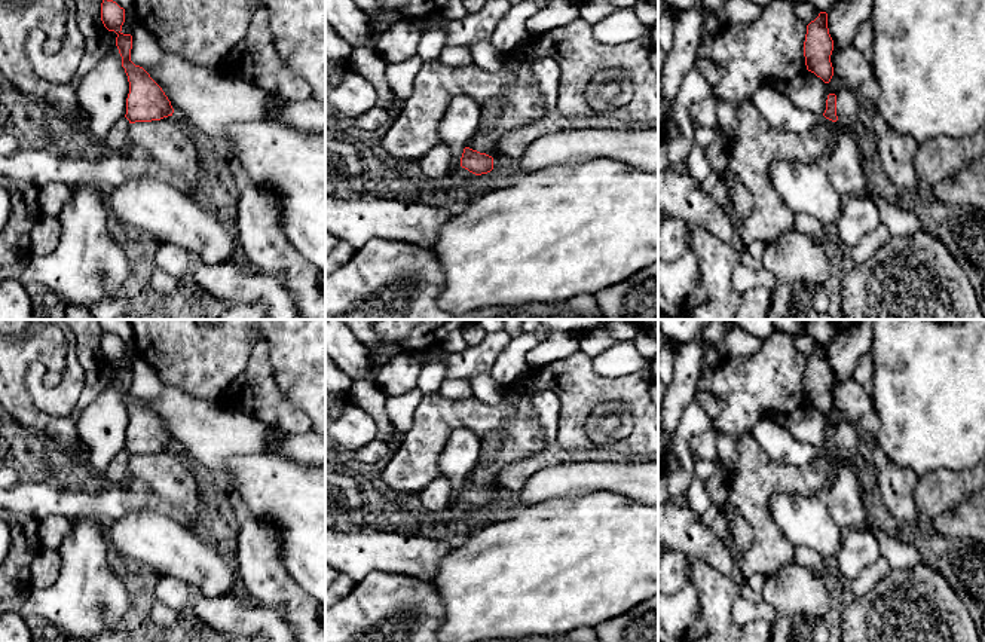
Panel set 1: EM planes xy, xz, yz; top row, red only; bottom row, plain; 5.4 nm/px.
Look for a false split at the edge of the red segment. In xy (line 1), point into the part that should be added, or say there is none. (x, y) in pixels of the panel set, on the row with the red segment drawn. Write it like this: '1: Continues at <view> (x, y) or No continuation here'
1: No continuation here

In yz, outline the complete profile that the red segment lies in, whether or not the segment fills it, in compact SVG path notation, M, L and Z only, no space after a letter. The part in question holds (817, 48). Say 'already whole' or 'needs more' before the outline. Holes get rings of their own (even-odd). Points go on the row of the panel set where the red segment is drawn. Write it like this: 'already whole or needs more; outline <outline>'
already whole; outline M820 12L819 16L807 25L804 42L804 56L807 70L829 83L833 76L830 55L833 40L828 28L828 13Z

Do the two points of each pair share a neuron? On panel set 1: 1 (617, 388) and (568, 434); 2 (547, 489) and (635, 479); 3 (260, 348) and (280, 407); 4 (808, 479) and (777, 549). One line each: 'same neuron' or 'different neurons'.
1: same neuron
2: same neuron
3: same neuron
4: same neuron

